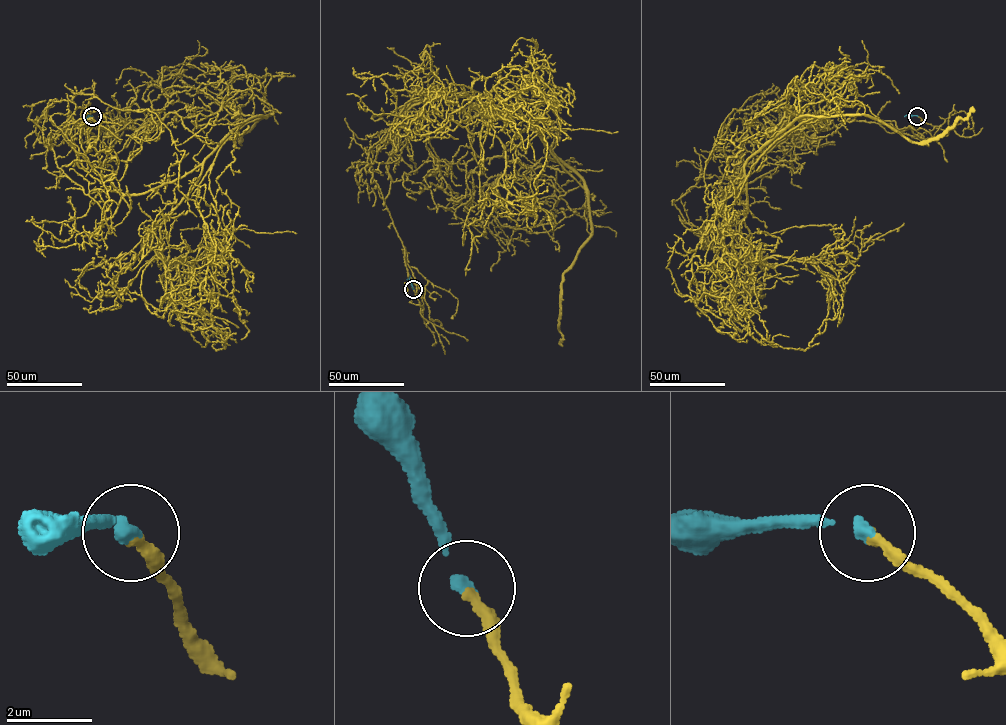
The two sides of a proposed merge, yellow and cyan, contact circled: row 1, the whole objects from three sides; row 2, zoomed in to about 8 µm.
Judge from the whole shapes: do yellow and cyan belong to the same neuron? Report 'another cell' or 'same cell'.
same cell

